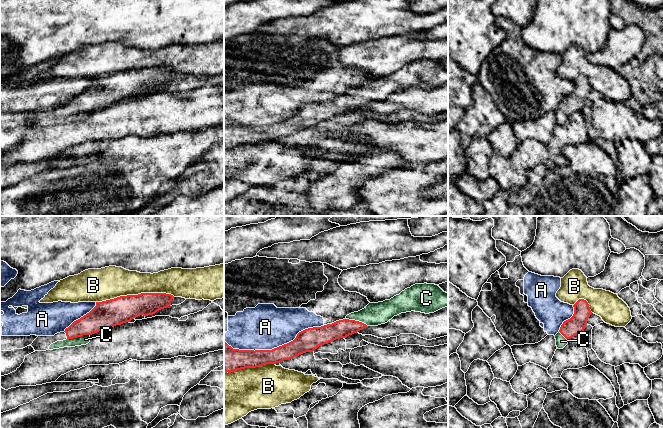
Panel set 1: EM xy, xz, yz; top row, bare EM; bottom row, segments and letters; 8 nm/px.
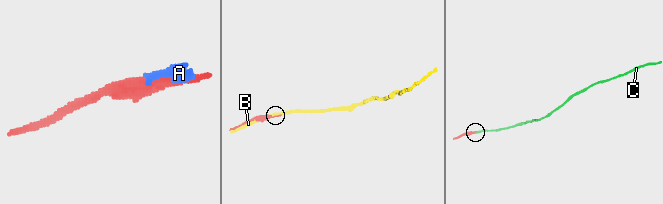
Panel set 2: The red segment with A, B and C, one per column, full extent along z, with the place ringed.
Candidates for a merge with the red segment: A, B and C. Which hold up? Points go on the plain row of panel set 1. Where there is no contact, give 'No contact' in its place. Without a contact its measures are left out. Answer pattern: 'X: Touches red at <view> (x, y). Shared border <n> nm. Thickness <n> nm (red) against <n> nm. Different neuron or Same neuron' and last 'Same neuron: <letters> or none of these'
A: Touches red at xz (274, 124). Shared border 800 nm. Thickness 160 nm (red) against 360 nm. Different neuron
B: Touches red at xy (135, 71). Shared border 650 nm. Thickness 220 nm (red) against 260 nm. Different neuron
C: Touches red at xy (78, 112). Shared border 190 nm. Thickness 220 nm (red) against 80 nm. Same neuron
Same neuron: C

